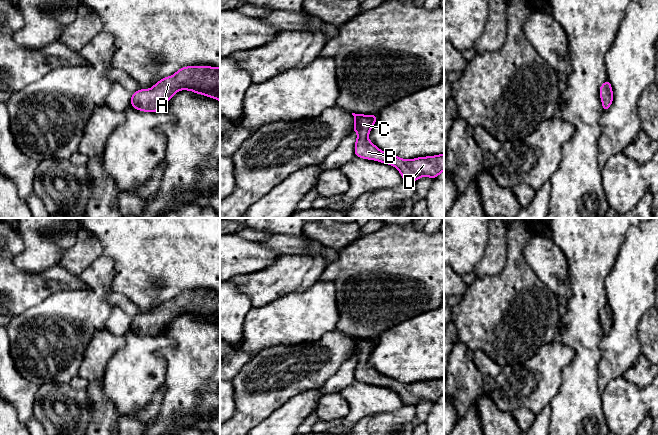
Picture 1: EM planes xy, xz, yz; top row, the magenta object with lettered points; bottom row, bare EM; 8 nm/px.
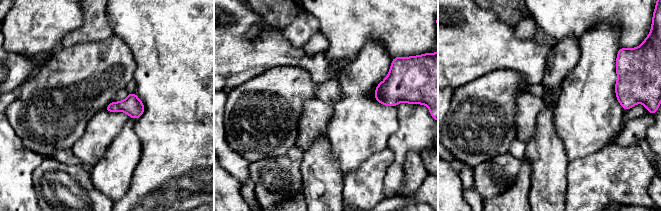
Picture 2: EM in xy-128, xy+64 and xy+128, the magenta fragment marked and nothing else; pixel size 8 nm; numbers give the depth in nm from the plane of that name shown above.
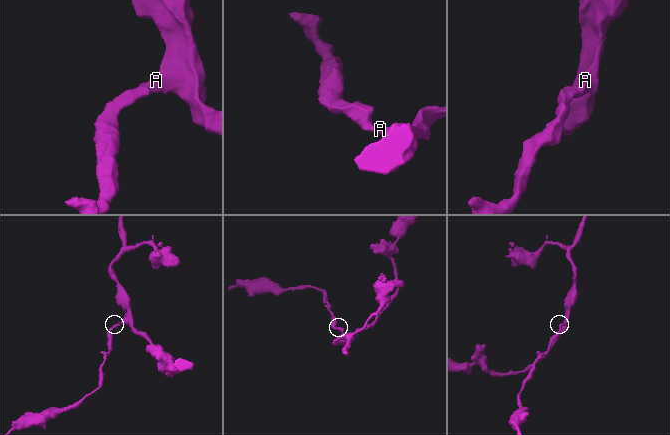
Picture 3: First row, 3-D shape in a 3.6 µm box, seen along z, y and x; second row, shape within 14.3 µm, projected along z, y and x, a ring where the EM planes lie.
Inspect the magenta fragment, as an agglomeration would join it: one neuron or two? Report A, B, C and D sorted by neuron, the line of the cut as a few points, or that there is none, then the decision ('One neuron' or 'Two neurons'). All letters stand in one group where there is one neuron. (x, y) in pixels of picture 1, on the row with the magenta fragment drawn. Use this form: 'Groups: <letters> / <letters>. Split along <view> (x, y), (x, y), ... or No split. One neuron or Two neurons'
Groups: A B C D. No split. One neuron

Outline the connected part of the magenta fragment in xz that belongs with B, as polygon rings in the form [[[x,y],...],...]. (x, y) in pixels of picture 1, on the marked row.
[[[352,113],[355,119],[352,130],[358,133],[355,142],[355,156],[364,159],[377,160],[396,167],[404,181],[417,181],[421,176],[436,178],[444,171],[444,154],[419,157],[412,160],[404,160],[391,153],[382,152],[371,141],[368,135],[377,120],[377,115],[361,115]]]

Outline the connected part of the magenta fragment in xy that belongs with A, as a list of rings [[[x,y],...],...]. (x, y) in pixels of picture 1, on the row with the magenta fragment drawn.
[[[182,67],[174,75],[159,80],[151,89],[133,93],[130,103],[137,110],[157,112],[178,90],[190,90],[220,102],[220,68]]]

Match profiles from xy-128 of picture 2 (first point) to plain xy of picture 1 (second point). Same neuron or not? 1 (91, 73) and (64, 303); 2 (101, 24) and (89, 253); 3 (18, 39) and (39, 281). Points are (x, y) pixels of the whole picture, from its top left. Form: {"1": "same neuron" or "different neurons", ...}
{"1": "same neuron", "2": "same neuron", "3": "different neurons"}

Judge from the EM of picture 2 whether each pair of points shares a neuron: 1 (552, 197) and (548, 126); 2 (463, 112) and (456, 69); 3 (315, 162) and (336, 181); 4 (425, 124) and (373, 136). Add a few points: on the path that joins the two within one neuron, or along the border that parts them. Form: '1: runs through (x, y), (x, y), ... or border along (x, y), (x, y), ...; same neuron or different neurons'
1: runs through (548, 179), (548, 144); same neuron
2: border along (481, 76), (454, 89); different neurons
3: runs through (320, 167), (331, 178); same neuron
4: border along (396, 108), (397, 129), (390, 136), (386, 146); different neurons

